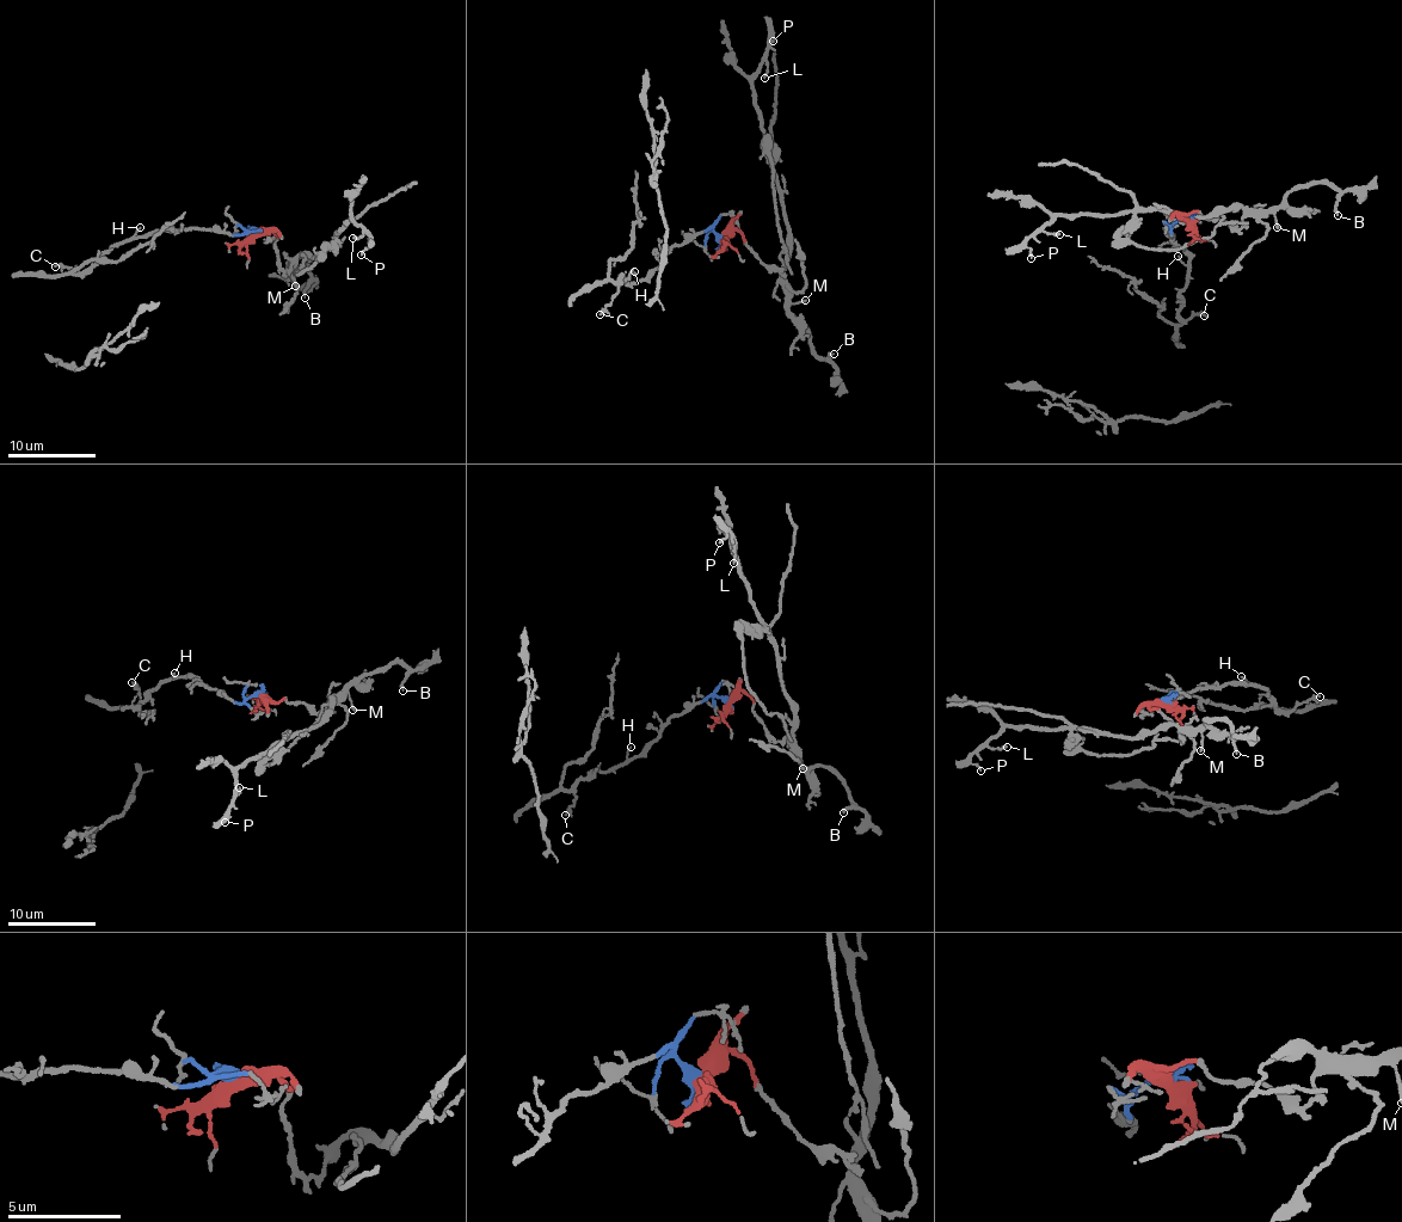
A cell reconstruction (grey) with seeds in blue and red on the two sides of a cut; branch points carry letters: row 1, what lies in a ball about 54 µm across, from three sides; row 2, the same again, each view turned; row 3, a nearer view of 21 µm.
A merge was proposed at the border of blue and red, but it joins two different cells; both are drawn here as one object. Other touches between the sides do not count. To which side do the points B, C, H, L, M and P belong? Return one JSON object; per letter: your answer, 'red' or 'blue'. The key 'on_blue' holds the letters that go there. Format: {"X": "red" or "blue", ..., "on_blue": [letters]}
{"B": "red", "C": "blue", "H": "blue", "L": "red", "M": "red", "P": "red", "on_blue": ["C", "H"]}

